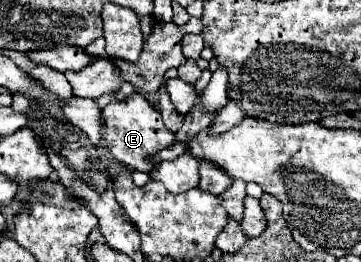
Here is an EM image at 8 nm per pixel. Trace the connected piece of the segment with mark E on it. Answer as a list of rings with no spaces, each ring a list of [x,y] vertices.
[[[139,92],[133,94],[129,100],[111,102],[109,106],[105,106],[103,118],[105,118],[103,136],[105,136],[109,152],[119,162],[123,162],[131,172],[133,170],[139,170],[139,172],[153,170],[153,166],[157,166],[157,162],[153,162],[153,156],[159,150],[175,144],[175,136],[165,128],[161,114],[155,108],[151,108],[151,104]]]

